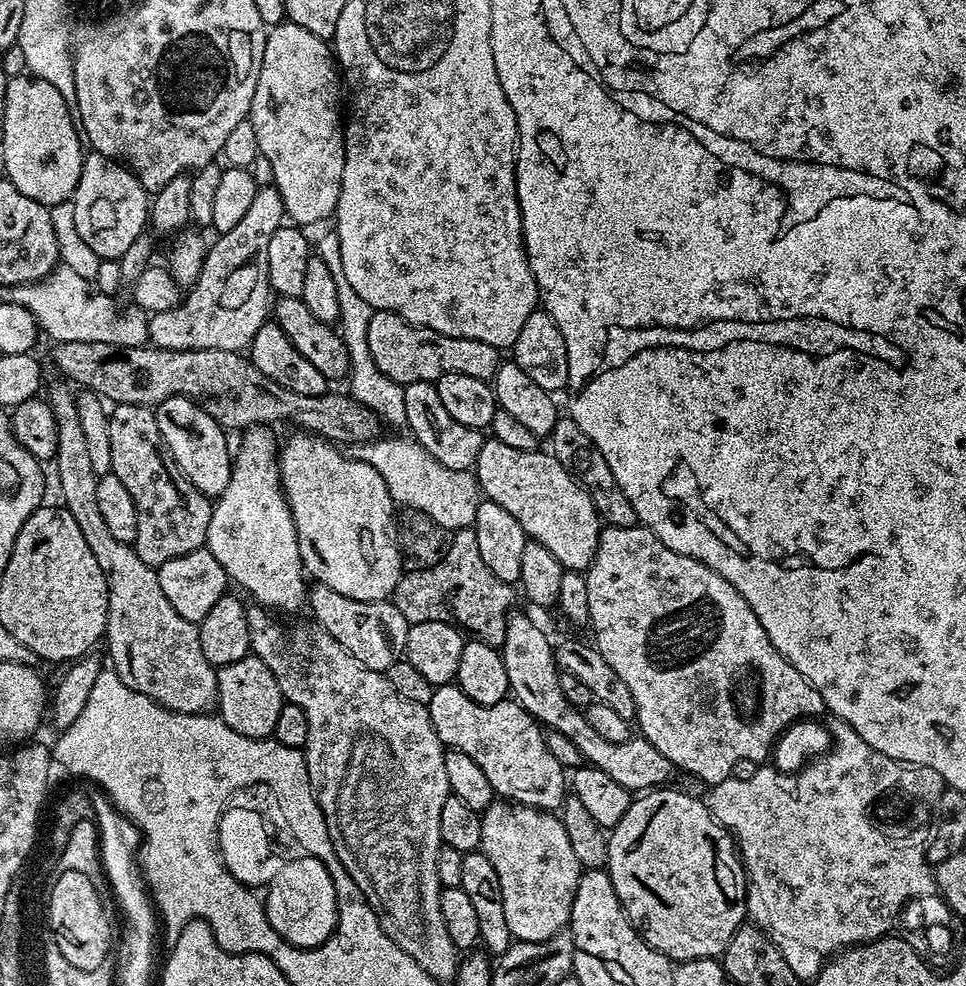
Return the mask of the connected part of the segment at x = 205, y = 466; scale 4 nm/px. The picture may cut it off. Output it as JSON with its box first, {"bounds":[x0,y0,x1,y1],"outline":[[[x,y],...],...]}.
{"bounds":[155,396,234,498],"outline":[[[171,396],[155,405],[158,430],[168,447],[168,453],[182,470],[182,474],[202,495],[215,498],[221,496],[230,486],[230,474],[234,459],[233,449],[228,449],[225,429],[202,406],[195,404],[188,396]]]}

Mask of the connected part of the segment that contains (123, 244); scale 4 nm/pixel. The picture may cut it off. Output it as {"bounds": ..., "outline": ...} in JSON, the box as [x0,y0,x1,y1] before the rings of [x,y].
{"bounds":[72,151,150,260],"outline":[[[89,151],[84,158],[82,174],[78,178],[78,186],[72,194],[74,204],[75,225],[79,237],[90,246],[101,260],[119,260],[120,256],[133,245],[134,240],[146,232],[150,224],[150,194],[138,182],[138,178],[119,160],[111,160],[102,154]]]}

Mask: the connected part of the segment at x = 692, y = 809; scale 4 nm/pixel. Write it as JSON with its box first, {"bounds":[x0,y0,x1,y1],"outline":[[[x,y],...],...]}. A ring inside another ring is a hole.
{"bounds":[606,786,748,962],"outline":[[[661,786],[633,799],[626,814],[622,814],[622,822],[607,833],[606,871],[628,920],[651,948],[673,962],[720,958],[748,916],[744,861],[728,829],[713,818],[707,803],[672,787]]]}

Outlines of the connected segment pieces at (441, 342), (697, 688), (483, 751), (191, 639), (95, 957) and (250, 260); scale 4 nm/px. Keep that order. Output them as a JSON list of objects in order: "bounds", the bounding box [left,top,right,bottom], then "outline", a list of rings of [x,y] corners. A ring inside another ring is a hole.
[{"bounds":[366,311,502,385],"outline":[[[373,311],[366,338],[378,370],[382,370],[386,378],[402,385],[423,380],[434,382],[442,378],[442,374],[470,374],[470,378],[492,382],[495,381],[496,372],[502,363],[499,348],[486,342],[454,338],[450,334],[438,334],[429,328],[419,328],[393,312]]]},{"bounds":[586,526,826,786],"outline":[[[608,526],[601,531],[598,550],[594,554],[591,566],[586,570],[586,595],[590,601],[588,619],[590,629],[592,628],[593,637],[591,636],[591,639],[594,641],[594,646],[602,654],[602,658],[606,658],[606,662],[610,662],[614,674],[618,674],[618,678],[622,678],[622,682],[626,682],[626,686],[630,686],[630,694],[634,694],[635,723],[638,725],[639,735],[648,740],[650,746],[654,746],[654,750],[666,754],[666,758],[670,758],[673,769],[680,771],[681,768],[682,771],[689,772],[690,775],[697,776],[700,780],[705,780],[705,785],[708,786],[720,784],[729,779],[724,770],[724,760],[720,764],[710,764],[710,758],[702,754],[702,748],[686,748],[686,728],[742,728],[743,725],[746,725],[748,728],[776,728],[783,732],[796,721],[802,721],[805,718],[820,718],[823,717],[822,714],[825,715],[826,709],[822,702],[822,694],[818,694],[818,690],[814,690],[812,683],[802,674],[798,674],[796,667],[772,645],[766,630],[762,630],[762,622],[758,622],[758,618],[754,614],[754,610],[750,610],[746,598],[742,598],[742,594],[738,594],[738,590],[734,590],[734,586],[730,586],[730,582],[726,582],[726,578],[722,578],[722,574],[710,570],[710,566],[706,566],[686,554],[678,554],[674,550],[670,550],[650,529],[643,526],[635,528]],[[747,668],[753,668],[757,678],[760,679],[754,686],[756,696],[754,715],[748,719],[737,704],[734,691],[732,692],[732,679],[735,678],[736,672],[744,672]]]},{"bounds":[426,682,566,810],"outline":[[[453,682],[433,687],[426,707],[441,744],[445,749],[474,758],[497,797],[545,810],[559,809],[564,803],[566,770],[550,754],[544,741],[545,729],[515,699],[482,706],[466,698],[464,691]]]},{"bounds":[46,383,217,714],"outline":[[[67,383],[64,384],[50,385],[46,395],[58,438],[54,465],[60,475],[63,507],[74,514],[74,522],[78,522],[82,538],[86,538],[94,558],[98,558],[98,566],[102,566],[102,574],[108,583],[106,645],[108,656],[112,659],[111,671],[118,674],[125,686],[141,692],[166,710],[178,714],[211,713],[216,708],[217,669],[206,662],[206,654],[202,654],[199,627],[193,621],[182,618],[182,614],[170,606],[166,594],[162,594],[162,586],[158,586],[156,569],[138,558],[133,545],[118,542],[118,538],[114,538],[107,529],[98,511],[98,477],[90,463],[86,438],[82,438],[74,392]]]},{"bounds":[52,871,112,970],"outline":[[[61,871],[60,884],[52,891],[52,924],[54,935],[60,936],[59,944],[62,958],[78,970],[94,970],[109,959],[112,948],[112,924],[108,921],[108,912],[100,901],[102,892],[90,886],[86,874]]]},{"bounds":[148,186,286,353],"outline":[[[264,186],[257,187],[256,193],[254,194],[254,202],[250,202],[250,207],[246,210],[246,214],[239,220],[238,226],[234,226],[234,230],[230,230],[229,232],[221,232],[215,238],[216,241],[211,241],[210,247],[205,251],[204,254],[204,261],[202,262],[202,270],[200,273],[196,275],[196,282],[195,284],[191,285],[187,289],[186,295],[183,297],[182,306],[177,306],[172,309],[171,312],[154,312],[148,316],[148,338],[151,344],[151,347],[154,348],[161,348],[162,350],[230,350],[231,352],[238,352],[243,353],[245,349],[251,345],[252,339],[254,338],[254,334],[258,334],[258,330],[264,324],[269,323],[270,320],[270,309],[273,307],[274,304],[274,293],[272,291],[272,287],[268,284],[268,267],[266,266],[266,246],[270,246],[270,238],[274,235],[274,230],[278,230],[281,226],[285,223],[286,217],[284,215],[284,207],[282,206],[282,194],[278,194],[278,190],[275,186],[267,186],[268,188],[264,188]]]}]

